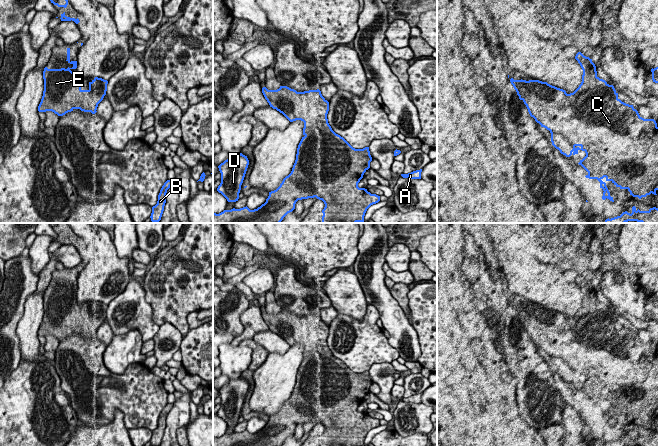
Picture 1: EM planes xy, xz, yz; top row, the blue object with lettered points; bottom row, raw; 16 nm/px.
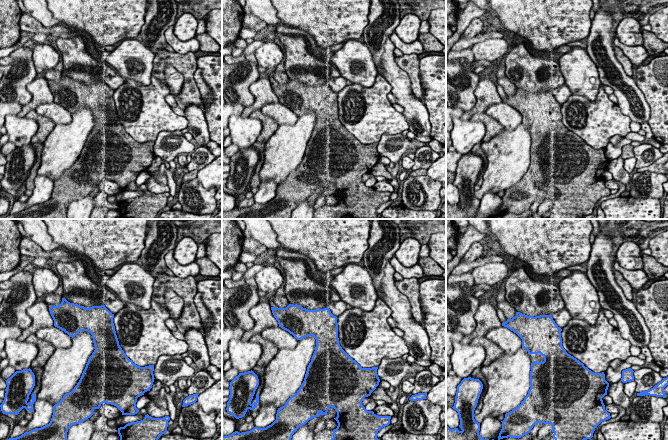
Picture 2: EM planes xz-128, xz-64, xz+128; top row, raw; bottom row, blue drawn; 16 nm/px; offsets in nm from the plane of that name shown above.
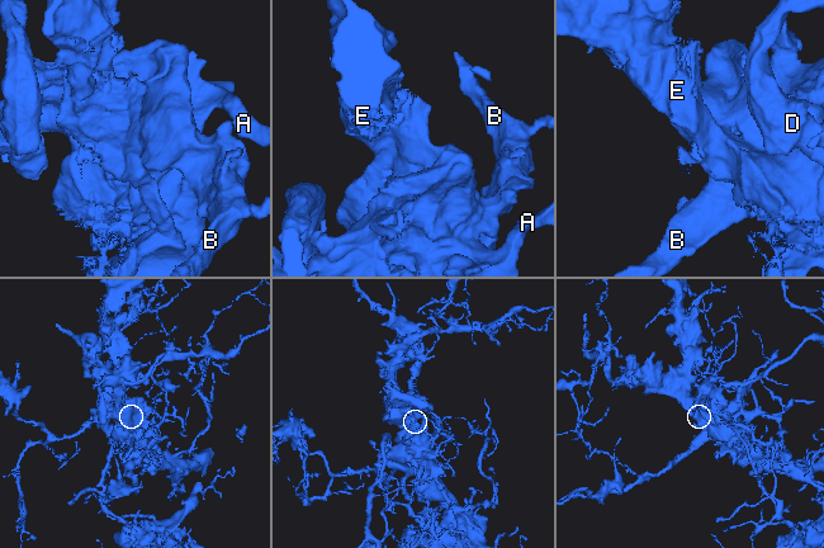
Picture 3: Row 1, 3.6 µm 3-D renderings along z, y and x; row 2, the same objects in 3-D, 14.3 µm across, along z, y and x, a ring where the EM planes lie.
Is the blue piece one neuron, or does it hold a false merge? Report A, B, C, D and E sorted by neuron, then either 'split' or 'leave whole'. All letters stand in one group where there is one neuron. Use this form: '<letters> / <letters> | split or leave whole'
A B C E / D | split

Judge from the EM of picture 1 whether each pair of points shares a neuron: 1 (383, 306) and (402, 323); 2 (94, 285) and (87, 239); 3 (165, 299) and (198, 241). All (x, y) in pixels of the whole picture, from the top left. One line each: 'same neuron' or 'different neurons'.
1: same neuron
2: same neuron
3: same neuron

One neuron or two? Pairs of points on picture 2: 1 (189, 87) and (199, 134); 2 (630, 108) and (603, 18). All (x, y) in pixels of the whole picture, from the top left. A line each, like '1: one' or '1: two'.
1: two
2: one

